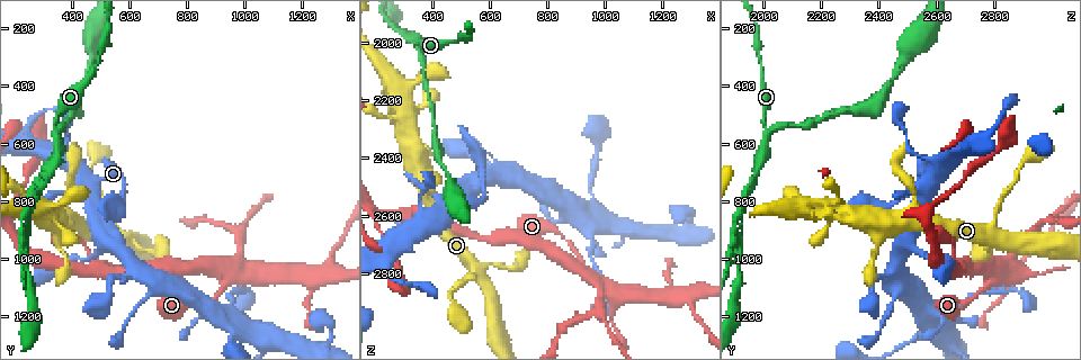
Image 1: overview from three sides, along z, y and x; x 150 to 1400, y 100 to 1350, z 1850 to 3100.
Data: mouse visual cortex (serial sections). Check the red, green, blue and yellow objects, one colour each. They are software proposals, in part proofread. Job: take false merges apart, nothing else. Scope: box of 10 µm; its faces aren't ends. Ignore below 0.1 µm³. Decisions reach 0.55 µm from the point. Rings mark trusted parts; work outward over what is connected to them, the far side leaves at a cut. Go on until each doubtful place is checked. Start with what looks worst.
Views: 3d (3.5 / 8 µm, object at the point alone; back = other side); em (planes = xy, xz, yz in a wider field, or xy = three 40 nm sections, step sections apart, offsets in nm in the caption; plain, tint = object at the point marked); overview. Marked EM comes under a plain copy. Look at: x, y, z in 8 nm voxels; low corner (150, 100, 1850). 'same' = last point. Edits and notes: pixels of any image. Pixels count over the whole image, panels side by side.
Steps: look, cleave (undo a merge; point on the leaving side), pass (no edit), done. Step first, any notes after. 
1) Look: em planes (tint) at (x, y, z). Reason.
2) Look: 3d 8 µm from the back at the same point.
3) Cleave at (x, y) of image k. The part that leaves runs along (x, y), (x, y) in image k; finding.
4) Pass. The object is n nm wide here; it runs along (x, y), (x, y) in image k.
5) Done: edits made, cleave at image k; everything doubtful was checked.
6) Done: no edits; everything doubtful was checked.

Look: 3d 3.5 µm at (330, 550, 2000). Three-way junction.

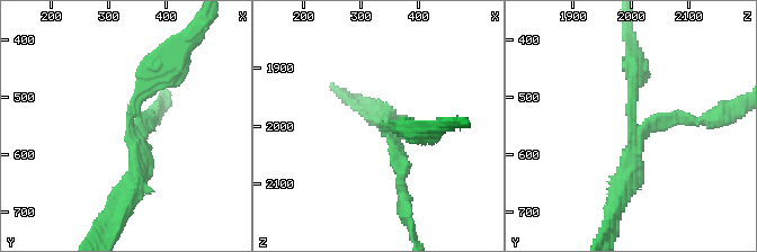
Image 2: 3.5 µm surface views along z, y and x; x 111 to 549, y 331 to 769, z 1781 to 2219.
Look: em xy step 1 (tint) at (340, 550, 2005). 3 arms meet here; the arms are 200, 250, 300 nm wide; shape alone is not enough.

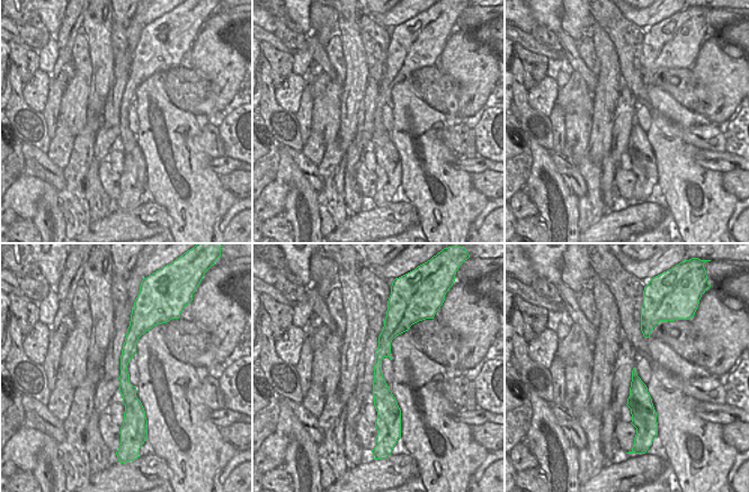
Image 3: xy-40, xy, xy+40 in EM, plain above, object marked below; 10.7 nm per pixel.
Cleave at (400, 165) of image 2. The object is 190 nm wide here; the part that leaves runs along (386, 133), (411, 231) in image 2; a second cell is stuck on.

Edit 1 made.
Look: em xy step 5 (tint) at (950, 1070, 2800). Abrupt turn.

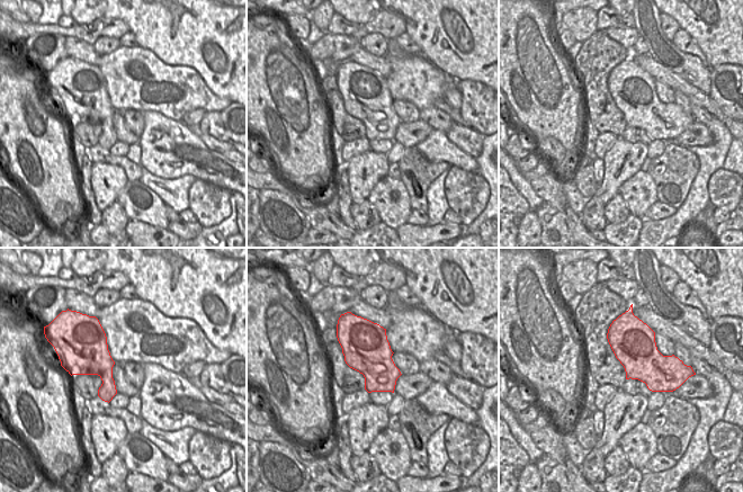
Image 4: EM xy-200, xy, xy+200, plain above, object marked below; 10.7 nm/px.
Look: 3d 3.5 µm at the same point.

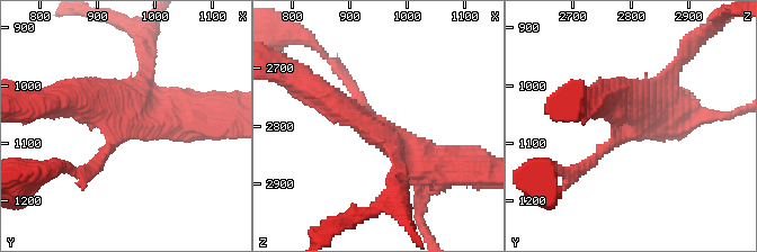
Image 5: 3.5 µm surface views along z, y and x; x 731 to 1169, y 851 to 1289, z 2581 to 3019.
Pass. It runs along (95, 167), (126, 122), (68, 97) in image 5; continuous, no second cell.

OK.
Look: 3d 3.5 µm at (970, 910, 2930). Three-way junction.

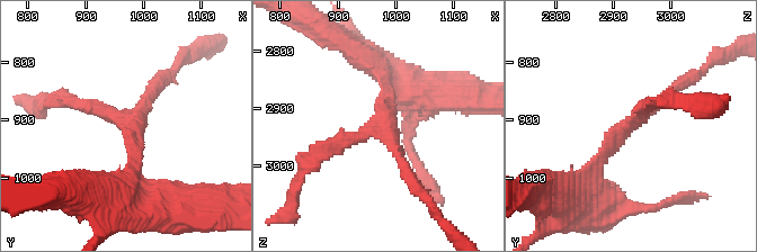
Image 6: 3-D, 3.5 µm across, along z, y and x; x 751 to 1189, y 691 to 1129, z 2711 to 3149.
Look: em xy step 3 (tint) at (975, 910, 2920). 3 arms meet here; the arms are 150, 200, 200 nm wide; need the tissue.

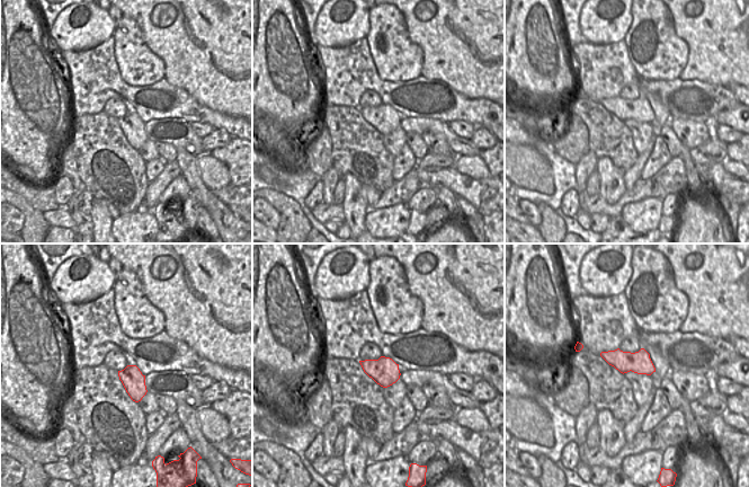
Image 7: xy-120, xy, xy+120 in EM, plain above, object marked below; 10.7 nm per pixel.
Pass. It runs along (580, 186), (629, 124), (658, 99) in image 6; one cell here.

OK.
Look: 3d 8 µm at (960, 1160, 2690). Sudden change in width.

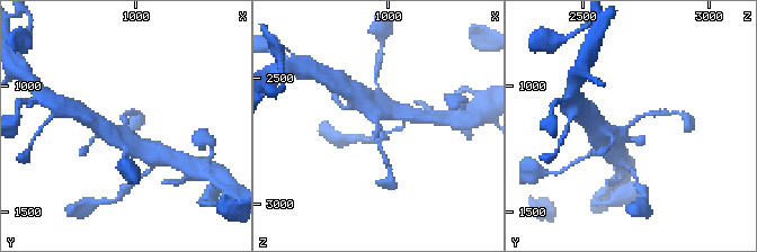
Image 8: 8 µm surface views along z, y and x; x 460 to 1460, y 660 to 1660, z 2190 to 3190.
Look: 3d 3.5 µm at the same point.

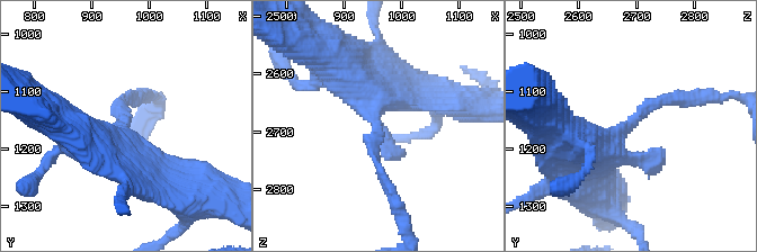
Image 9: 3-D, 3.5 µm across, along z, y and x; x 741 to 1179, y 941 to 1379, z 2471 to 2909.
Look: em xy step 3 (tint) at (955, 1155, 2695). The arms are 150, 500 nm wide.

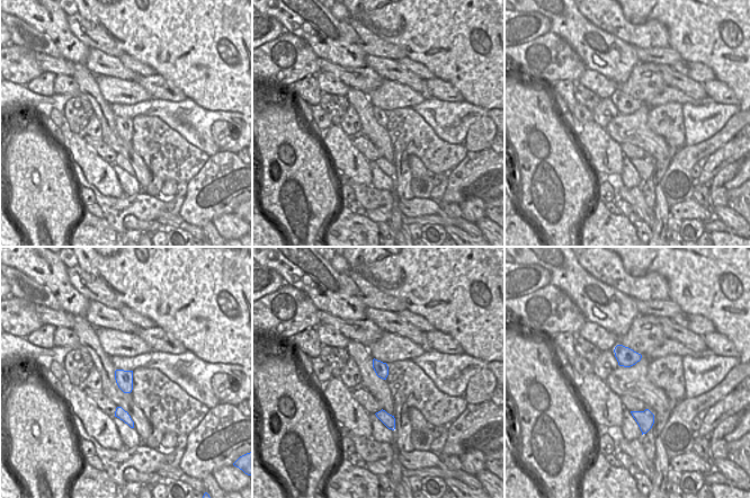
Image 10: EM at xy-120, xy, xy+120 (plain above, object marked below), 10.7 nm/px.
Pass. It runs along (580, 142), (600, 149), (652, 105), (693, 97) in image 9; continuous, no second cell.

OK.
Done: edits made, cleave at image 2; everything doubtful was checked.

